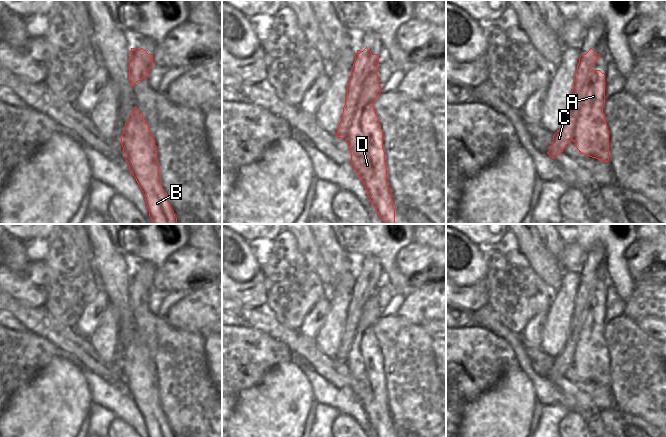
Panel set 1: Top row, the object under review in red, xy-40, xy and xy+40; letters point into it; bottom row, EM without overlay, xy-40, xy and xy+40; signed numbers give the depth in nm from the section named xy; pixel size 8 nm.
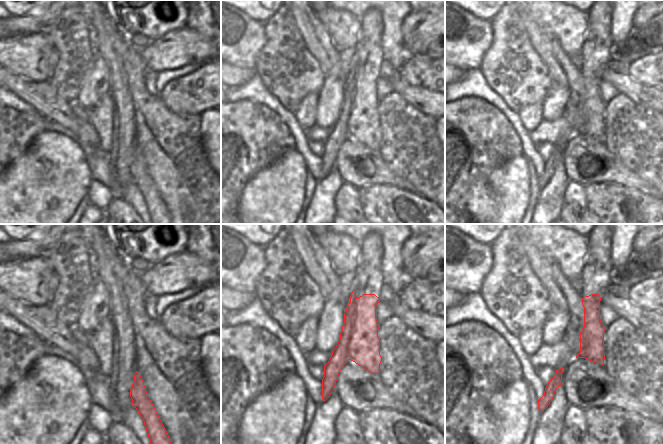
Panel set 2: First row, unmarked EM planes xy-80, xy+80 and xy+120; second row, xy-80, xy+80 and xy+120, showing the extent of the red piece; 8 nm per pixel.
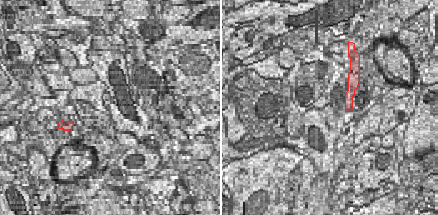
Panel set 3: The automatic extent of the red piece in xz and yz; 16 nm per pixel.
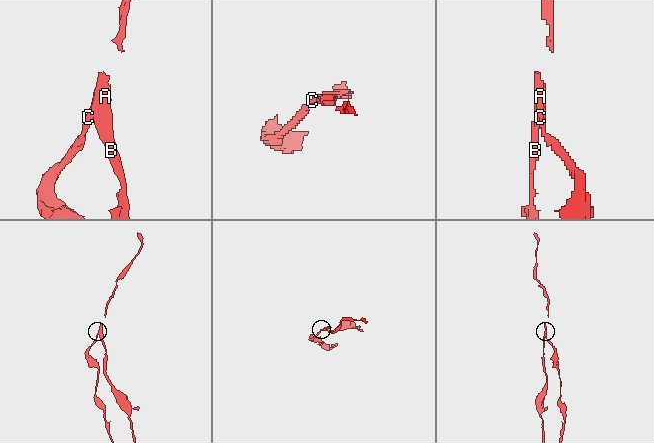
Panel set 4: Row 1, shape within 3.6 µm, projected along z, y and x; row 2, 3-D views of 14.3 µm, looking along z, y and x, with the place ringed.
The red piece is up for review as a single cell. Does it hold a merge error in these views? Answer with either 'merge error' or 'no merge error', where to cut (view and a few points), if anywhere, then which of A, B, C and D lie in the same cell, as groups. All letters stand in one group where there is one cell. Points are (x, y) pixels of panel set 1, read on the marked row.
merge error; cut xy (375, 59), (367, 59), (364, 62), (363, 90), (345, 138); groups A B D / C

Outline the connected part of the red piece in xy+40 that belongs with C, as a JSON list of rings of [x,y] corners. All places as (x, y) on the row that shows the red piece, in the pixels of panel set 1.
[[[590,48],[586,54],[581,54],[579,63],[575,71],[575,79],[573,81],[573,89],[567,107],[567,115],[563,125],[557,130],[553,136],[553,141],[549,147],[547,154],[555,159],[556,156],[561,154],[565,147],[573,140],[575,135],[575,125],[577,117],[585,97],[585,87],[589,79],[589,65],[590,60],[595,62],[600,57],[595,51]]]

